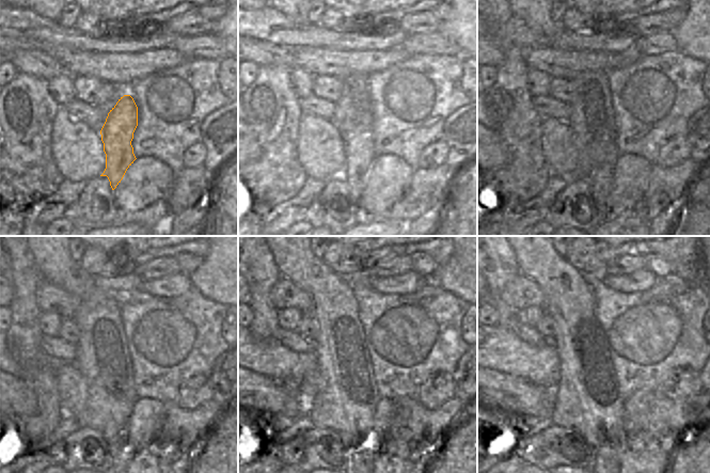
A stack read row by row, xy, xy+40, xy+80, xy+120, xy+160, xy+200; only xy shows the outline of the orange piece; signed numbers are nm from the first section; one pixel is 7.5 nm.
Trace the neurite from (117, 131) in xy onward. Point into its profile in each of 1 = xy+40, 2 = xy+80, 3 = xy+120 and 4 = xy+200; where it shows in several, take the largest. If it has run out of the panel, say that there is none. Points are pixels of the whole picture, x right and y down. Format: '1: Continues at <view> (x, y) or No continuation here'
1: Continues at xy+40 (360, 154)
2: Continues at xy+80 (599, 180)
3: Continues at xy+120 (126, 453)
4: Continues at xy+200 (606, 453)

